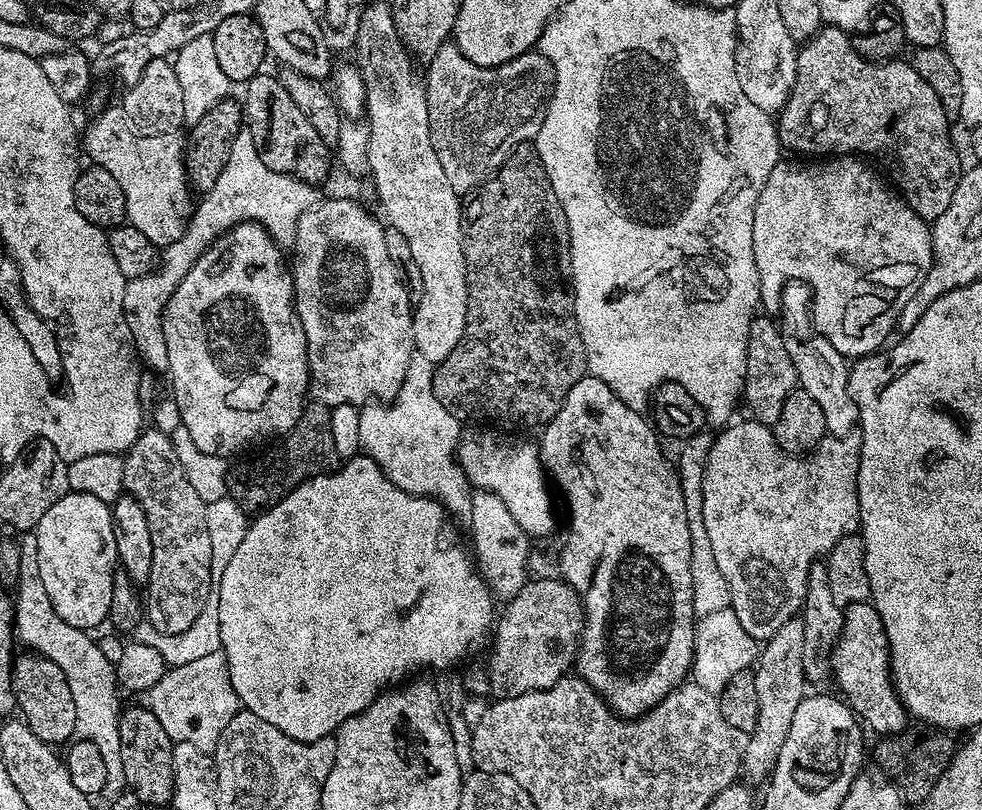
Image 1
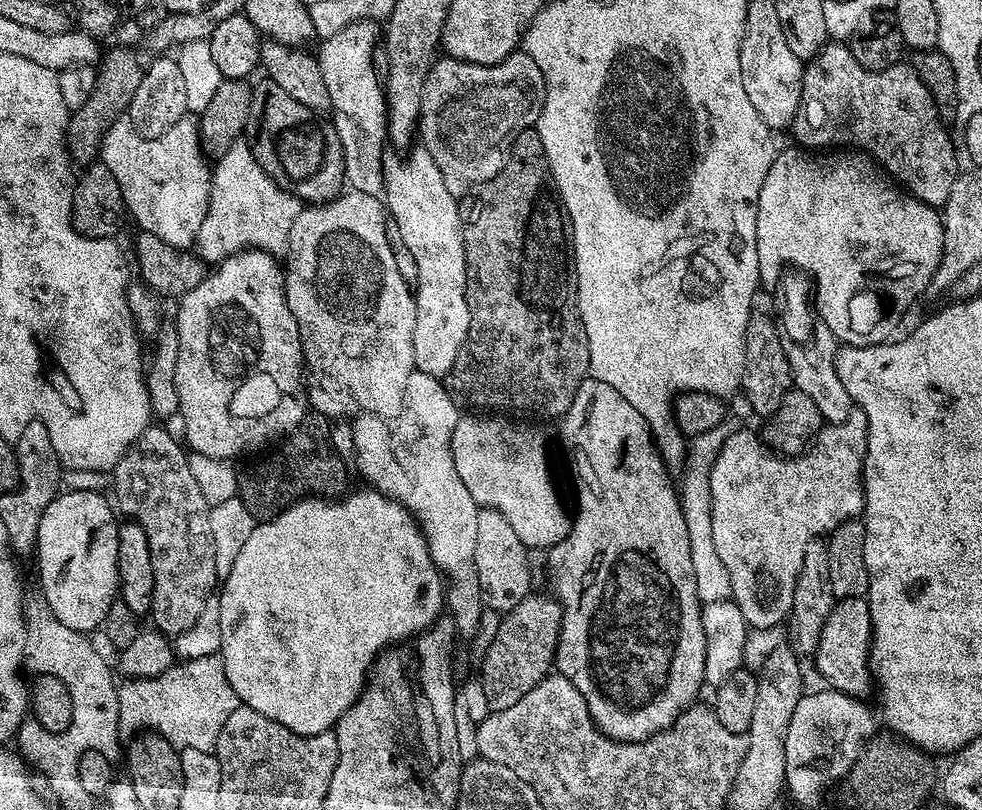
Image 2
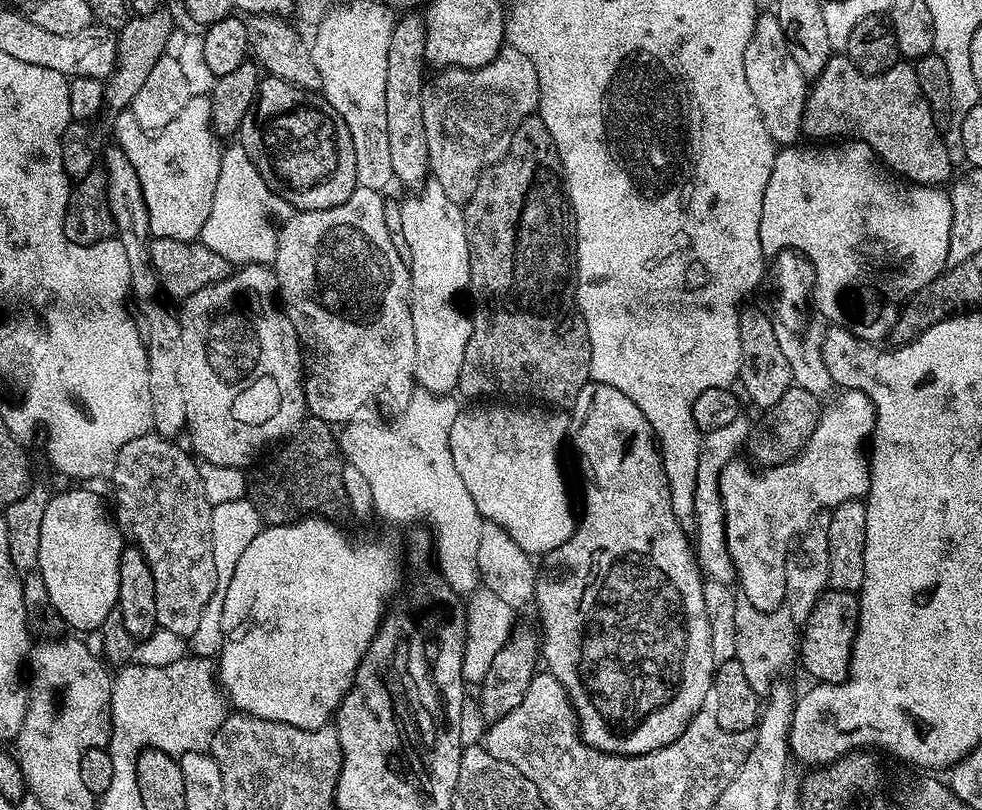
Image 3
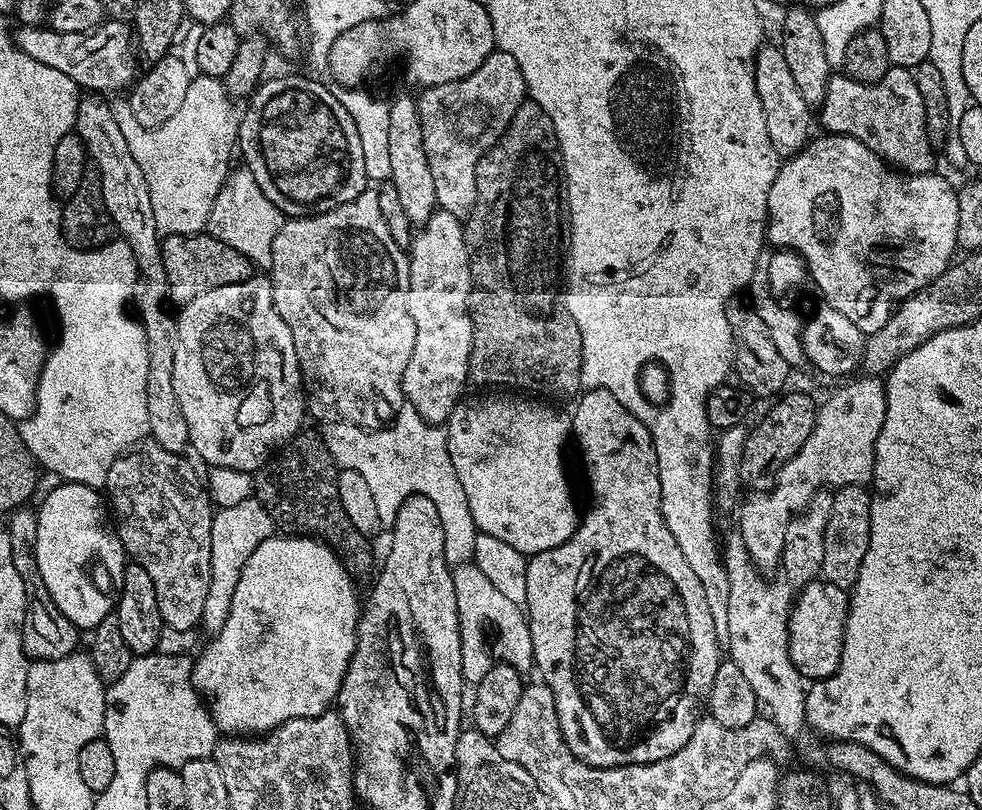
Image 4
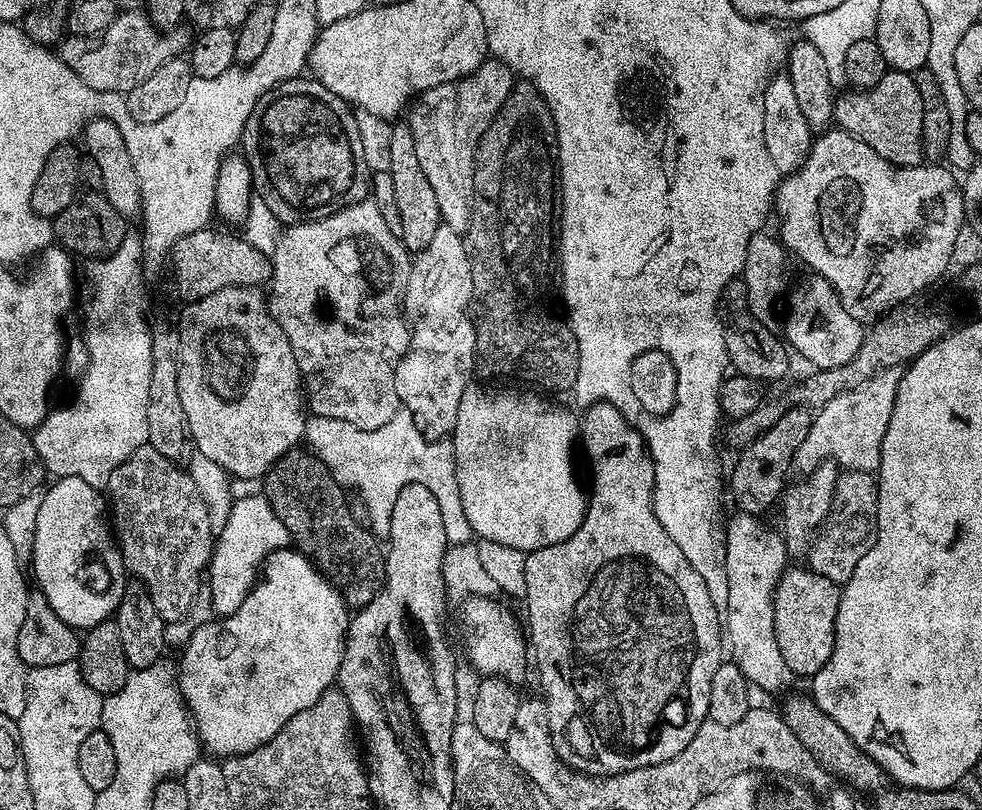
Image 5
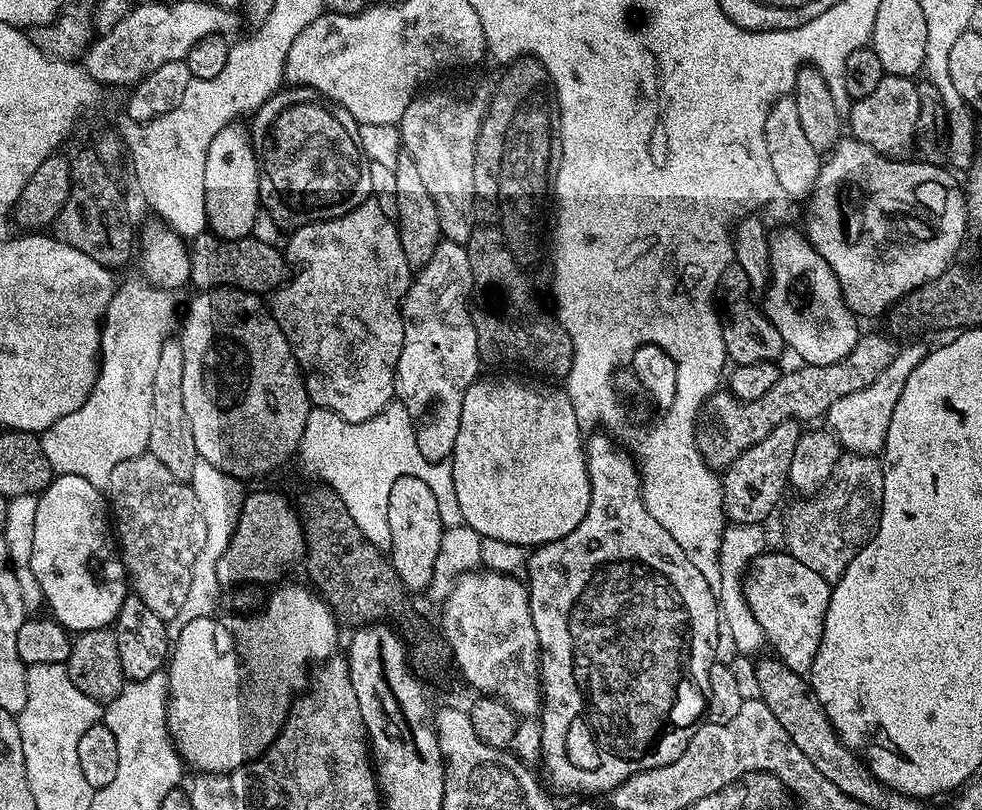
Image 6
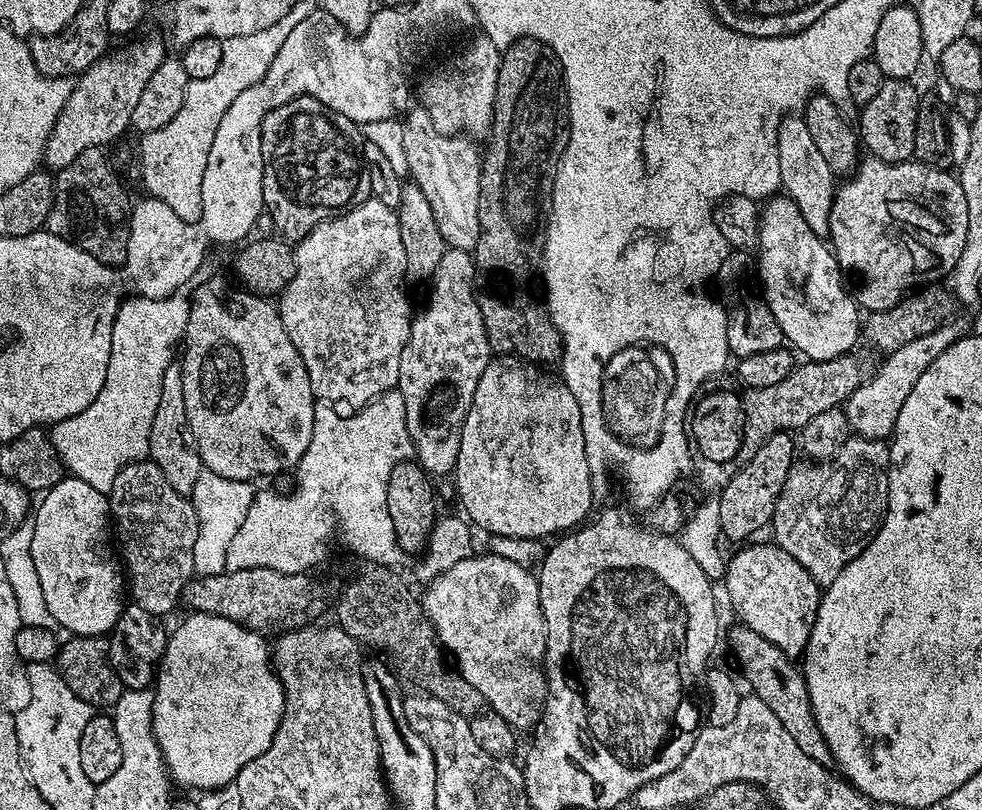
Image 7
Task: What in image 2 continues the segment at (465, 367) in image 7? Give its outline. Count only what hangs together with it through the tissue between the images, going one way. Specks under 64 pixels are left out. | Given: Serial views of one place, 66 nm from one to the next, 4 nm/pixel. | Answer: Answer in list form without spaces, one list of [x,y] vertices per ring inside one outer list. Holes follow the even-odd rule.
[[[423,146],[413,147],[405,156],[408,156],[405,160],[399,160],[392,154],[385,155],[383,191],[386,193],[386,208],[390,213],[390,219],[398,222],[402,240],[406,242],[407,249],[414,254],[414,259],[418,264],[418,276],[414,281],[416,298],[414,362],[416,371],[444,378],[454,366],[454,358],[458,358],[458,350],[462,350],[462,342],[467,338],[470,330],[462,208],[456,205],[459,204],[457,197],[452,196],[450,190],[446,190],[446,182],[442,182],[442,170],[438,170],[434,158],[430,158],[430,154]]]

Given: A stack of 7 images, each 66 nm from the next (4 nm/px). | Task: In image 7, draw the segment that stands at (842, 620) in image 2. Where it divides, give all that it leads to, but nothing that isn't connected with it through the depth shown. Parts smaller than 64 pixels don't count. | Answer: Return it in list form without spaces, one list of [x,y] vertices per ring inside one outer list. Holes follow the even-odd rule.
[[[774,542],[756,543],[749,543],[741,547],[744,548],[741,552],[730,556],[724,570],[722,583],[729,591],[735,619],[743,627],[754,630],[754,634],[762,634],[766,642],[774,642],[774,646],[781,648],[789,658],[803,657],[810,630],[814,630],[821,585]]]

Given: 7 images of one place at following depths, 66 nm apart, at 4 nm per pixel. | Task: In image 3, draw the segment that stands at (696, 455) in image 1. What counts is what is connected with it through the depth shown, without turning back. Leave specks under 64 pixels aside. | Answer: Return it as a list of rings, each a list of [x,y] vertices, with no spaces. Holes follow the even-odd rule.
[[[742,414],[729,425],[722,426],[721,429],[710,431],[703,435],[700,443],[698,456],[698,473],[695,484],[695,508],[693,517],[693,527],[696,528],[696,538],[694,534],[694,548],[701,567],[705,575],[720,583],[733,585],[736,580],[736,571],[726,546],[725,538],[725,512],[722,510],[720,498],[720,478],[724,468],[734,460],[747,445],[749,434],[752,432],[751,419]]]

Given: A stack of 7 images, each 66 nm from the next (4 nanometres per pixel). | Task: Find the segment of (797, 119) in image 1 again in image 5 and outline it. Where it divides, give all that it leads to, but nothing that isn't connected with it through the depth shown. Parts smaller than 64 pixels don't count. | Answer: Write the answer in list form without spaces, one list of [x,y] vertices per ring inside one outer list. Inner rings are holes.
[[[889,70],[878,82],[878,86],[863,90],[841,91],[836,98],[835,123],[843,131],[848,132],[854,138],[866,142],[874,154],[886,158],[892,164],[898,164],[901,168],[915,168],[925,159],[924,143],[922,142],[922,114],[924,113],[924,99],[916,85],[915,75],[906,72]]]

